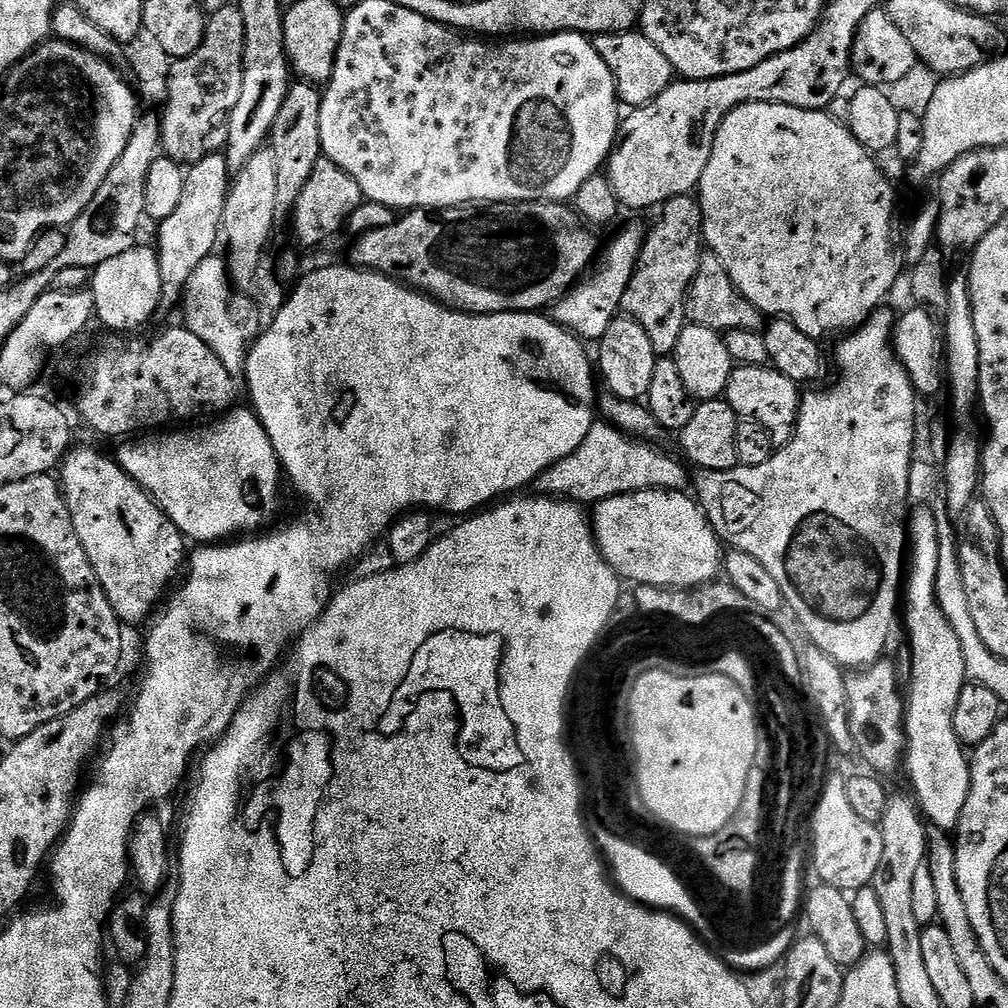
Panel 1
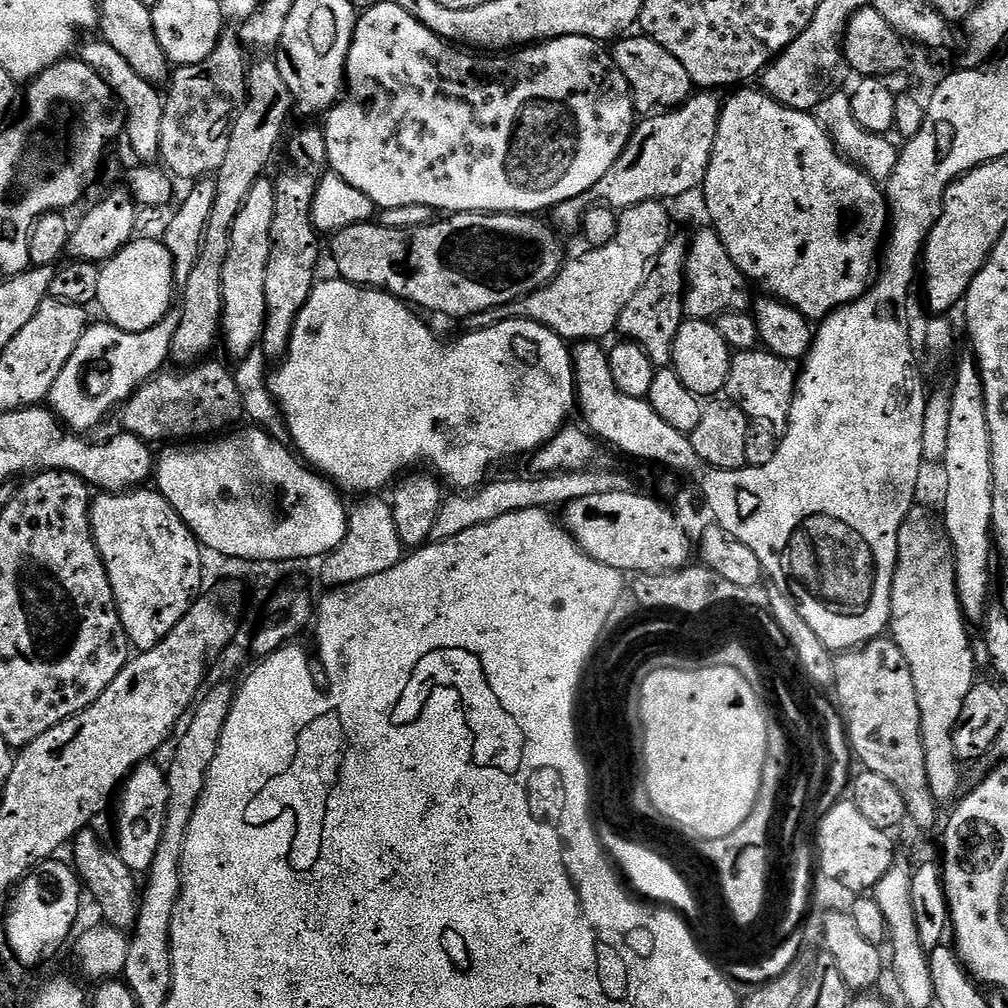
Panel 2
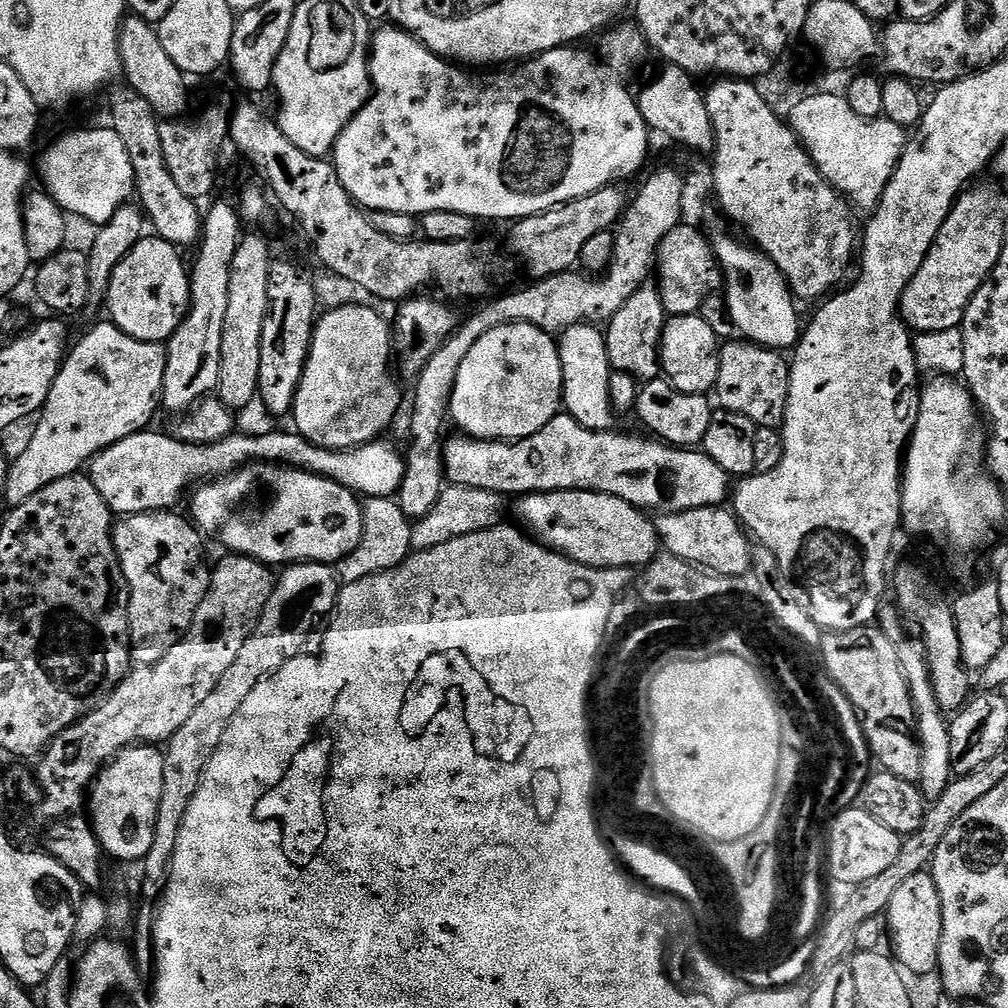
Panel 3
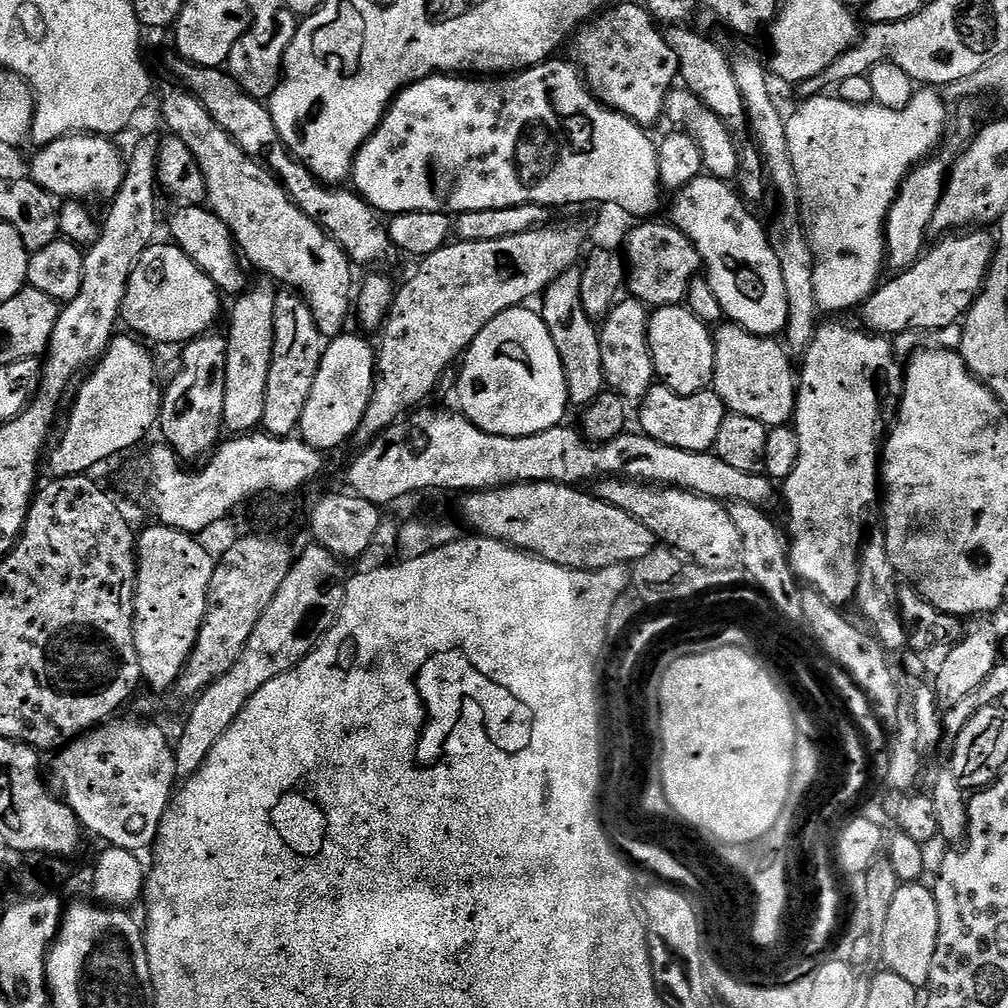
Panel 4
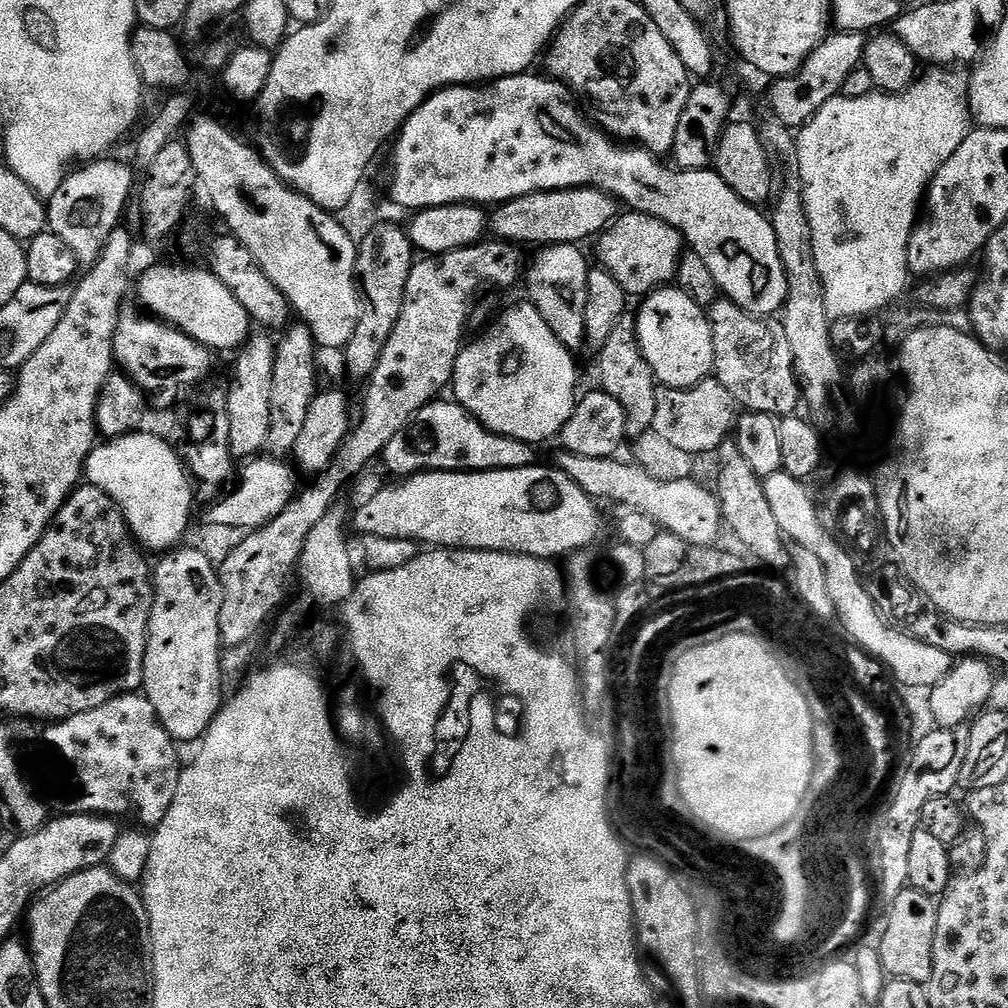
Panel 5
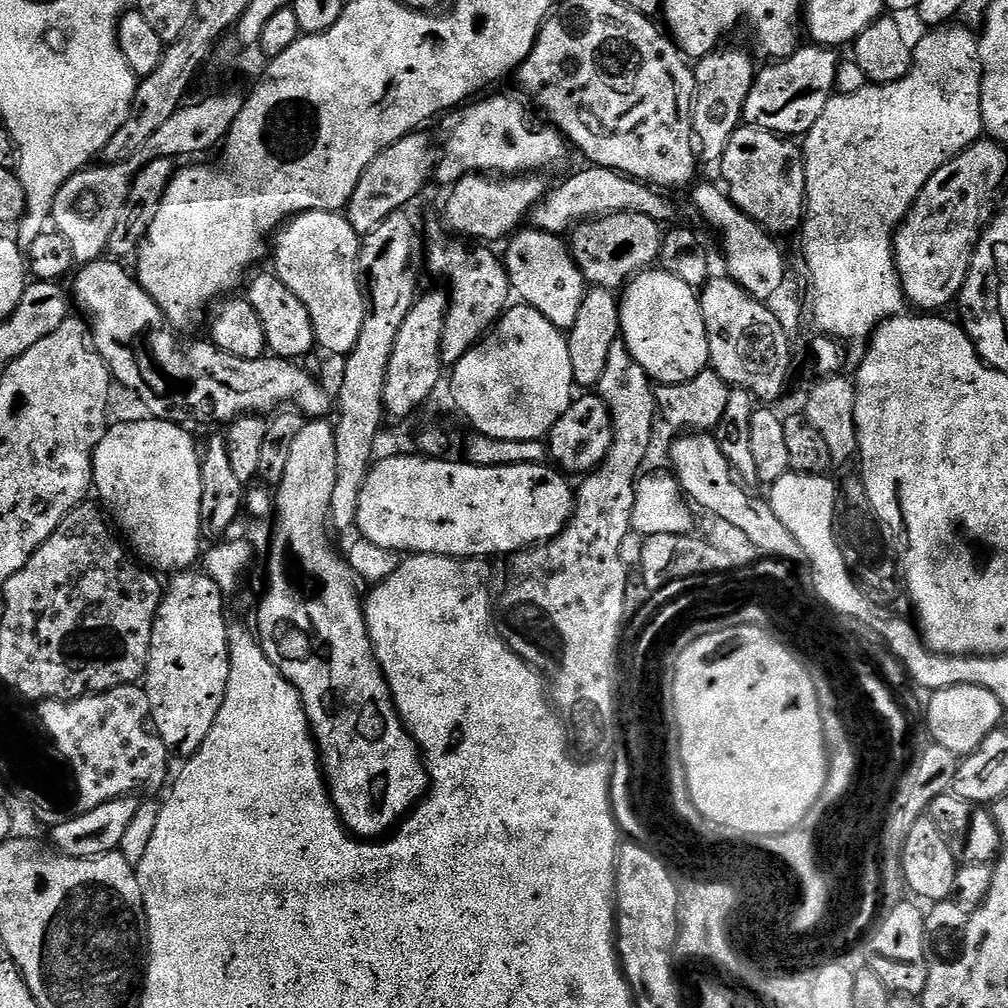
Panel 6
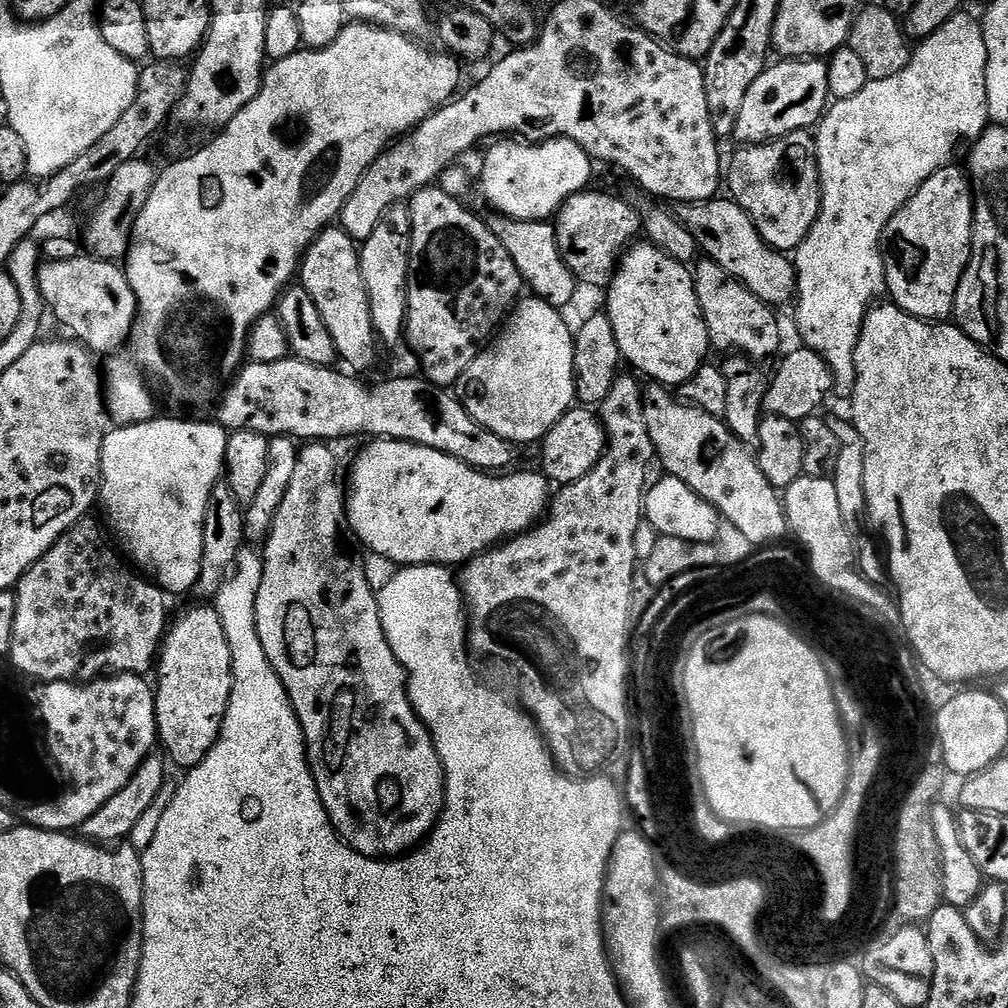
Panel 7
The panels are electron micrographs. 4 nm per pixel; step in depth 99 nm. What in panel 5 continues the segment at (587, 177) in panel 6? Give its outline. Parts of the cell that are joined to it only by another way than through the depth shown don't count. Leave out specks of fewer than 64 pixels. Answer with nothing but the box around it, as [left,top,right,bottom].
[490,188,618,246]

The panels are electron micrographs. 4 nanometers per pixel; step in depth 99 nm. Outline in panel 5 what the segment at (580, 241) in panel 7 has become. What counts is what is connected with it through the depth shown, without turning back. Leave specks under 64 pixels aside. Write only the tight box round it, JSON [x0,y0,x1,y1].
[596,210,686,298]

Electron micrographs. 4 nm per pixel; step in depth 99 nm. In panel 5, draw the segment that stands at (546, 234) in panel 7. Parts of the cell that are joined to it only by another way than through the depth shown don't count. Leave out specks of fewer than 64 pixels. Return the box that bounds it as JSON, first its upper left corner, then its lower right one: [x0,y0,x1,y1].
[526,244,590,350]

